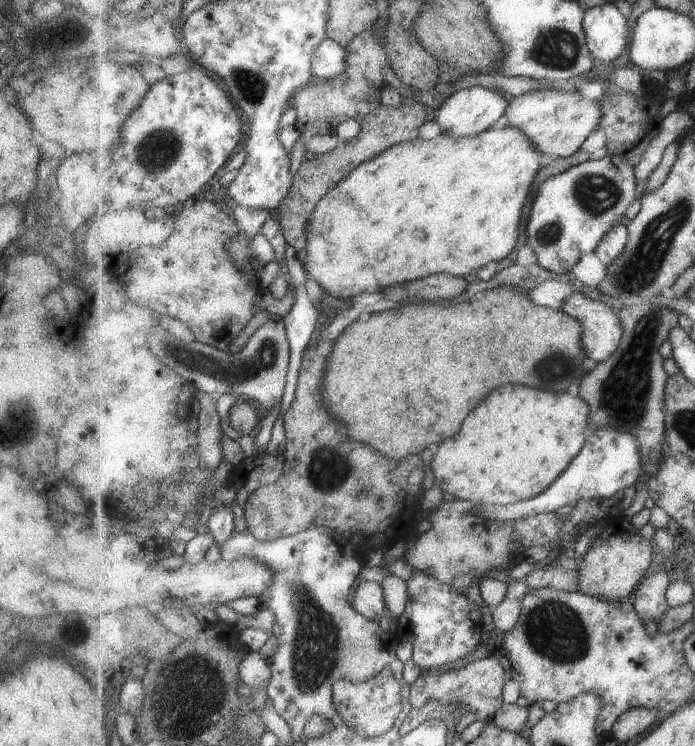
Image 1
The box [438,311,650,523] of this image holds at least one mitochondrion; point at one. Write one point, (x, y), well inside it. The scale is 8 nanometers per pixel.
(559, 368)

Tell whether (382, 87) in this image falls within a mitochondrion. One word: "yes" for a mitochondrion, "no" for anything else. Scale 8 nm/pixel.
no

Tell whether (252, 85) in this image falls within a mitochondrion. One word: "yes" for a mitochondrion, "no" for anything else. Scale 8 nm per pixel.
yes

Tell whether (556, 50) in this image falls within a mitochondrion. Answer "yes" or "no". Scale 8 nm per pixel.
yes

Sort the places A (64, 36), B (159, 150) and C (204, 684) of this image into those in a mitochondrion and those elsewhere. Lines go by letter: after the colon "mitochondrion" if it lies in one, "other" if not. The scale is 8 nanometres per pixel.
A: mitochondrion
B: mitochondrion
C: mitochondrion

